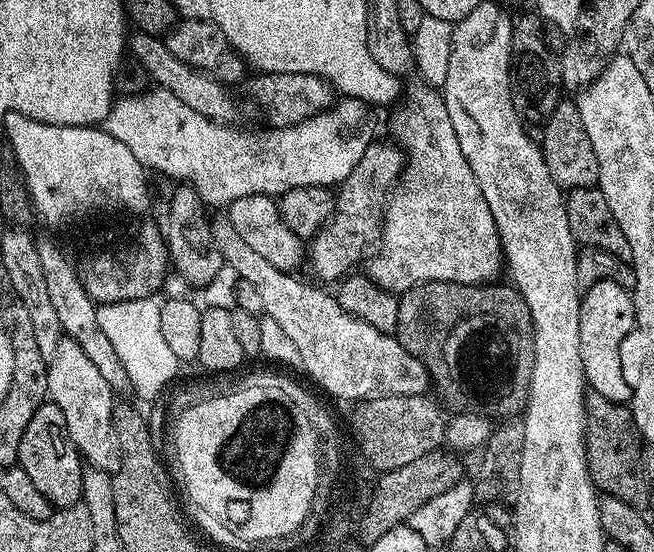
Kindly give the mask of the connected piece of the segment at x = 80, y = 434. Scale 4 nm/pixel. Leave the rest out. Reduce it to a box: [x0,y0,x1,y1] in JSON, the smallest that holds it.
[47,338,120,470]

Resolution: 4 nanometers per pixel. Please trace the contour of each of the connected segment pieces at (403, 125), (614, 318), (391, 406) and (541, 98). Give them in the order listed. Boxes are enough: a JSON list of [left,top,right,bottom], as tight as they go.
[[366,87,502,294],[578,282,636,405],[353,396,446,474],[508,15,562,125]]

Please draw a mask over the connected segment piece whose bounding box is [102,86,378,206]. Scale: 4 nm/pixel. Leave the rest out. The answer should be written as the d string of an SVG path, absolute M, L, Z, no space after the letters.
M159 86L149 87L147 92L140 92L136 96L121 95L119 99L113 103L108 117L102 121L104 131L109 132L114 138L118 138L118 142L122 142L122 146L130 149L130 154L134 154L134 158L138 158L138 162L144 165L145 169L151 170L153 173L161 172L164 176L169 176L172 180L180 180L187 187L192 188L200 197L204 199L205 205L221 204L227 206L234 203L238 198L246 198L250 194L258 194L259 196L279 197L280 193L297 188L298 186L339 186L343 181L350 177L354 166L362 159L362 154L366 153L366 148L377 139L376 134L376 112L377 109L373 105L362 102L361 100L350 100L340 98L333 103L332 107L326 112L320 112L314 118L304 120L300 124L293 124L291 128L272 128L268 132L235 132L232 126L224 122L208 120L202 114L198 114L198 110L190 110L190 106L186 106L186 102L182 102L182 98L178 98L174 94L170 94L170 90Z

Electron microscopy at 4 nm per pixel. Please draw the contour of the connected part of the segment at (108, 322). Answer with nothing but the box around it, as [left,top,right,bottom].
[97,296,182,396]

